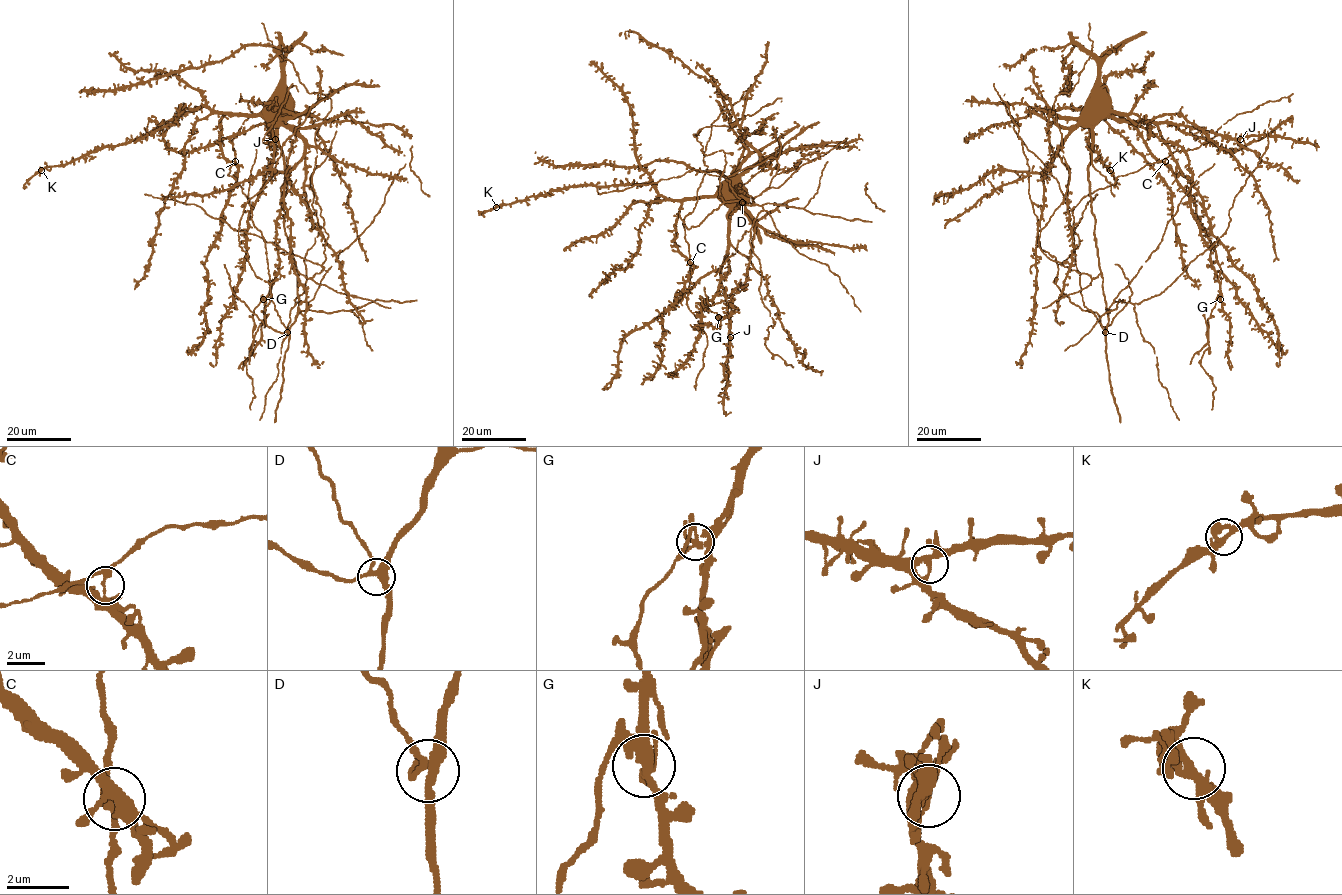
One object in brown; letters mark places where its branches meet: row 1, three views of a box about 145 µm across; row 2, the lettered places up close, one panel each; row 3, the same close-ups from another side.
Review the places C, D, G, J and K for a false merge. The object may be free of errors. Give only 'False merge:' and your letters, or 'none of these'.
False merge: G

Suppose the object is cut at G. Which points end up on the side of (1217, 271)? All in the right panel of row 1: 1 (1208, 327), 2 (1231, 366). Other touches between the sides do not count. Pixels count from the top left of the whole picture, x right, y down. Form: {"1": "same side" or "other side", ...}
{"1": "other side", "2": "same side"}

